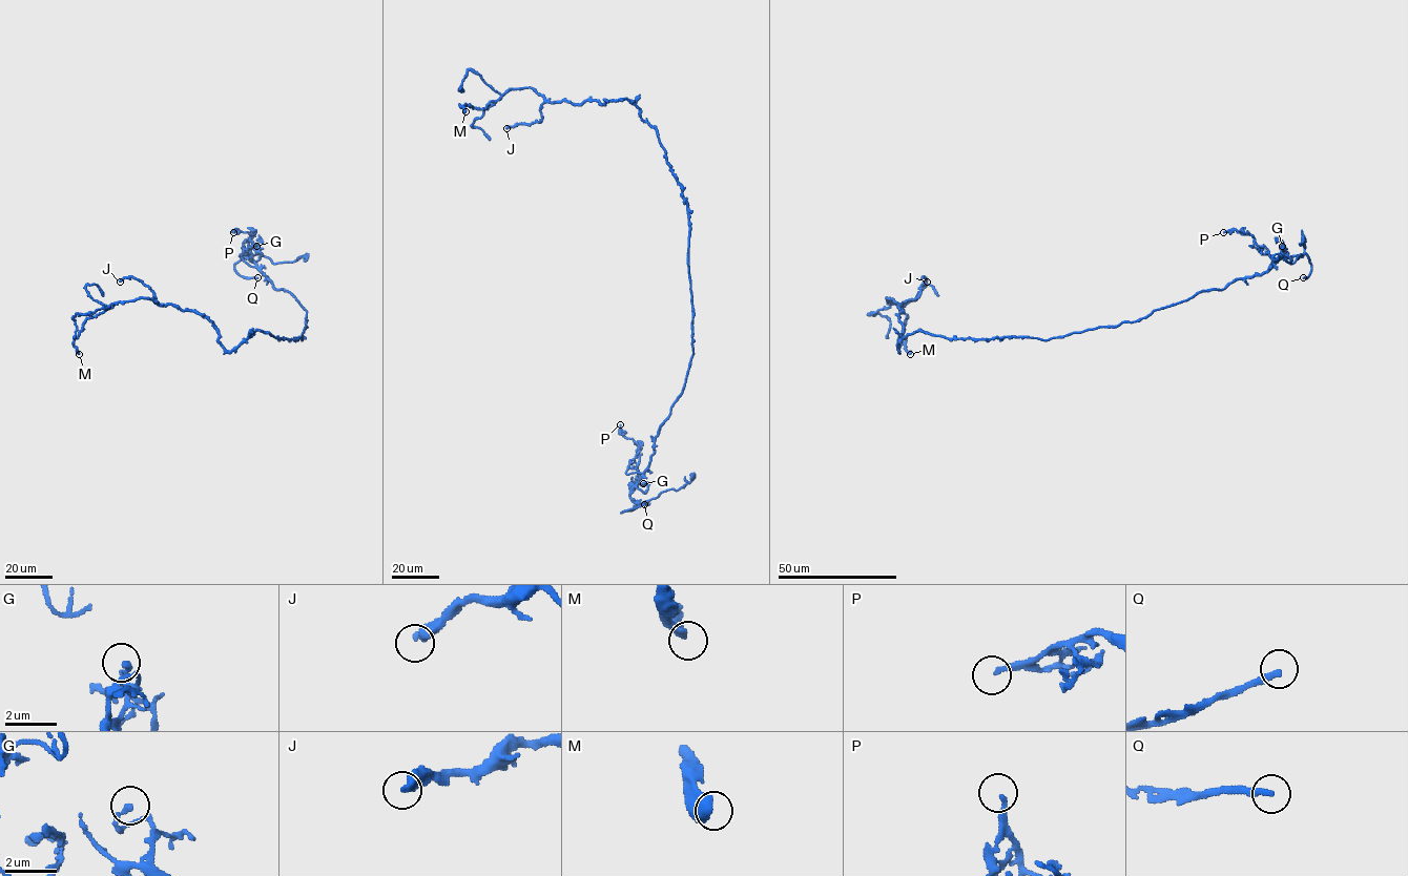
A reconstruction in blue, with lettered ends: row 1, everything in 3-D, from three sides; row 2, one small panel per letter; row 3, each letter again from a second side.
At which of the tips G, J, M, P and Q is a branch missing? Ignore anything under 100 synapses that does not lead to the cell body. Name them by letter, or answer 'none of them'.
Q

